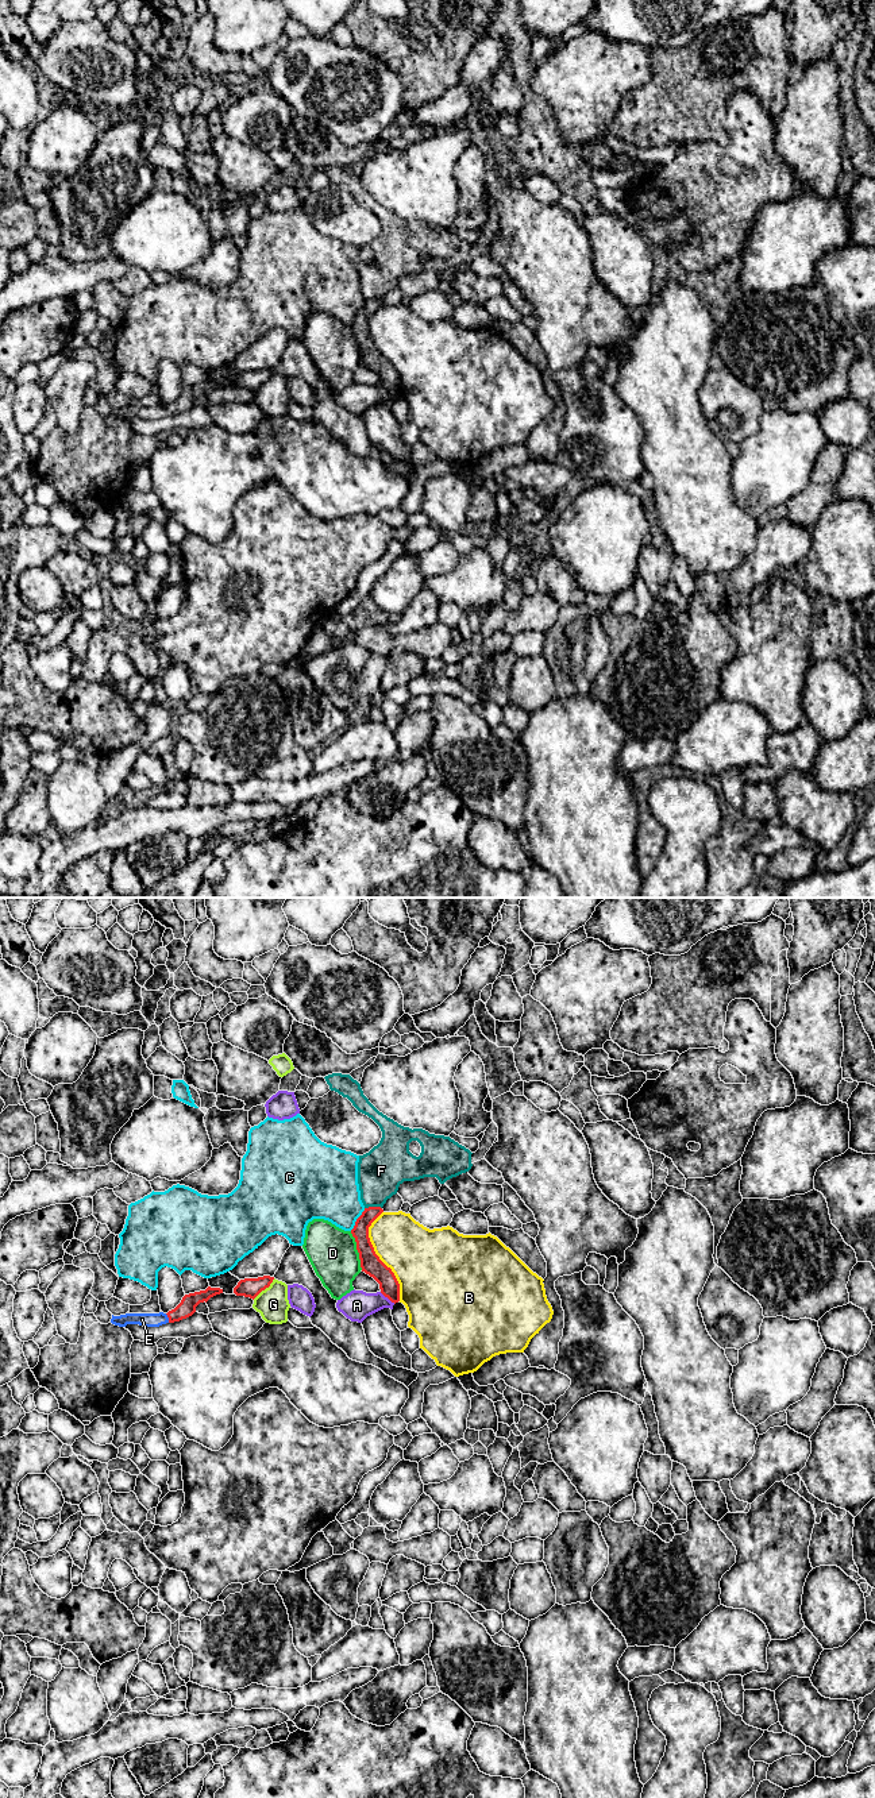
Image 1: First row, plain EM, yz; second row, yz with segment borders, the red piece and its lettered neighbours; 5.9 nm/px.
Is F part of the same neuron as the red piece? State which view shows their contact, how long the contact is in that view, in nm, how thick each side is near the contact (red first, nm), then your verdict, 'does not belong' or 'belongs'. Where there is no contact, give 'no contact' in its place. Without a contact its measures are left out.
contact in yz; length 100 nm; calibres 100 and 280 nm; does not belong

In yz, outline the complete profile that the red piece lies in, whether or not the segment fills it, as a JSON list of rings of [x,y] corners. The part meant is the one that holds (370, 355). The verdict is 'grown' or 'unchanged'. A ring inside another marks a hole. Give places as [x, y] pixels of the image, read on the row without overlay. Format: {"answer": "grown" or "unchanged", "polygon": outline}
{"answer": "unchanged", "polygon": [[[381,300],[365,301],[351,327],[356,335],[362,364],[373,370],[379,377],[381,386],[396,397],[400,394],[400,377],[392,362],[375,347],[369,331],[369,320],[382,305]]]}

